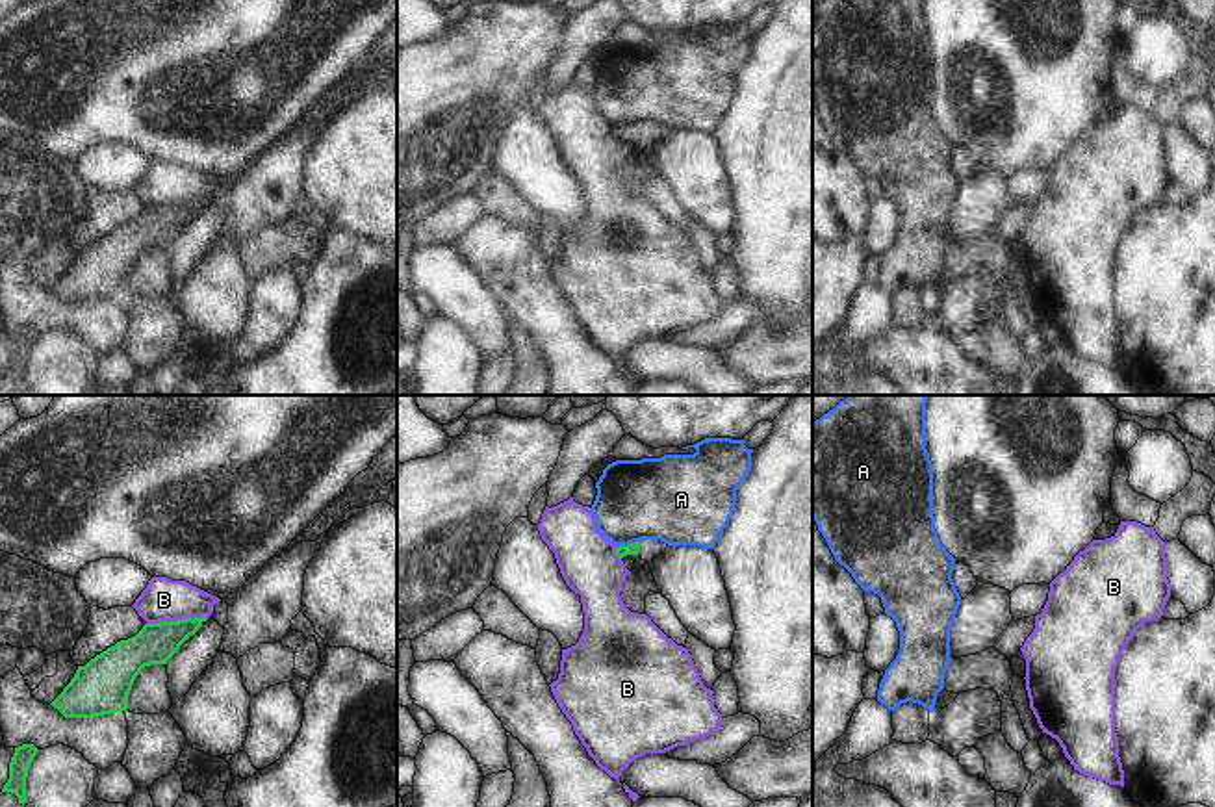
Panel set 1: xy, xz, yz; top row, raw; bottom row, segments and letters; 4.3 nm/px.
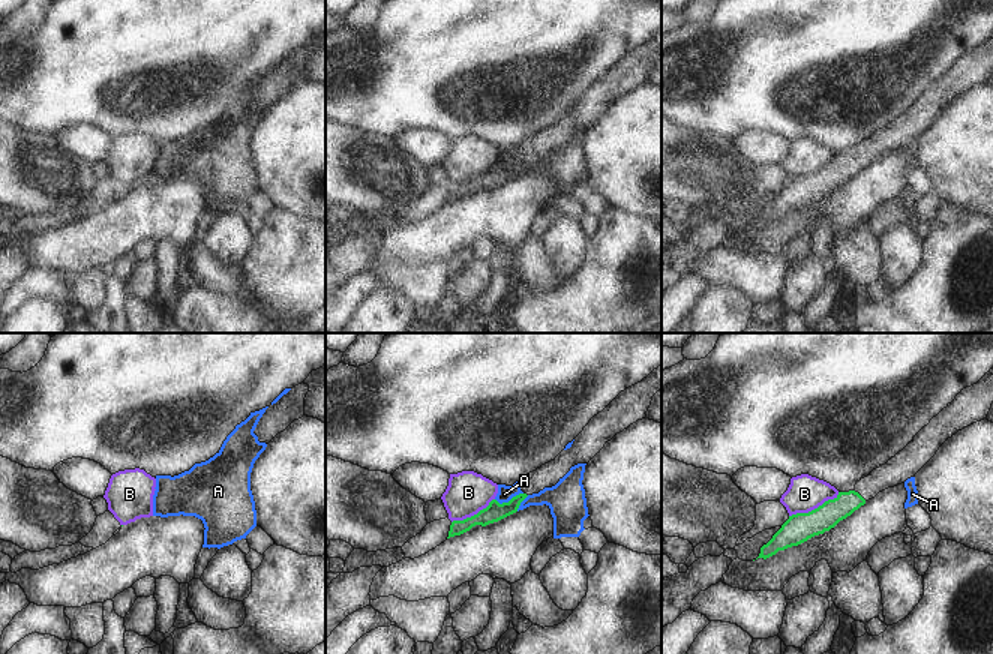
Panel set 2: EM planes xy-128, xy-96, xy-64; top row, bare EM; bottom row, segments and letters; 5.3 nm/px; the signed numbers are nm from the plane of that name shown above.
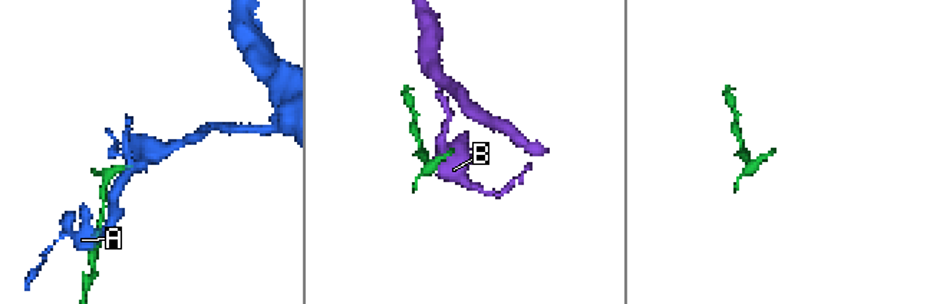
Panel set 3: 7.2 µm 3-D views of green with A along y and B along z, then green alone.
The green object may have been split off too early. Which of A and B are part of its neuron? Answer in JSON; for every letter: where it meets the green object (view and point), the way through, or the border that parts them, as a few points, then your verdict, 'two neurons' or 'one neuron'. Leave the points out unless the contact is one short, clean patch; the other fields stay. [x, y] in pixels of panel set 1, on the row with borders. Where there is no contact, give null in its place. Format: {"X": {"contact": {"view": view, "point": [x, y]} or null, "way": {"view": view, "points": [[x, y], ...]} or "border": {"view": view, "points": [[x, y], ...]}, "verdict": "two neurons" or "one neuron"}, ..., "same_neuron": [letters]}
{"A": {"contact": {"view": "xz", "point": [627, 546]}, "border": {"view": "xz", "points": [[639, 540], [618, 548]]}, "verdict": "two neurons"}, "B": {"contact": {"view": "xy", "point": [179, 620]}, "border": {"view": "xy", "points": [[206, 616], [147, 624]]}, "verdict": "two neurons"}, "same_neuron": []}

